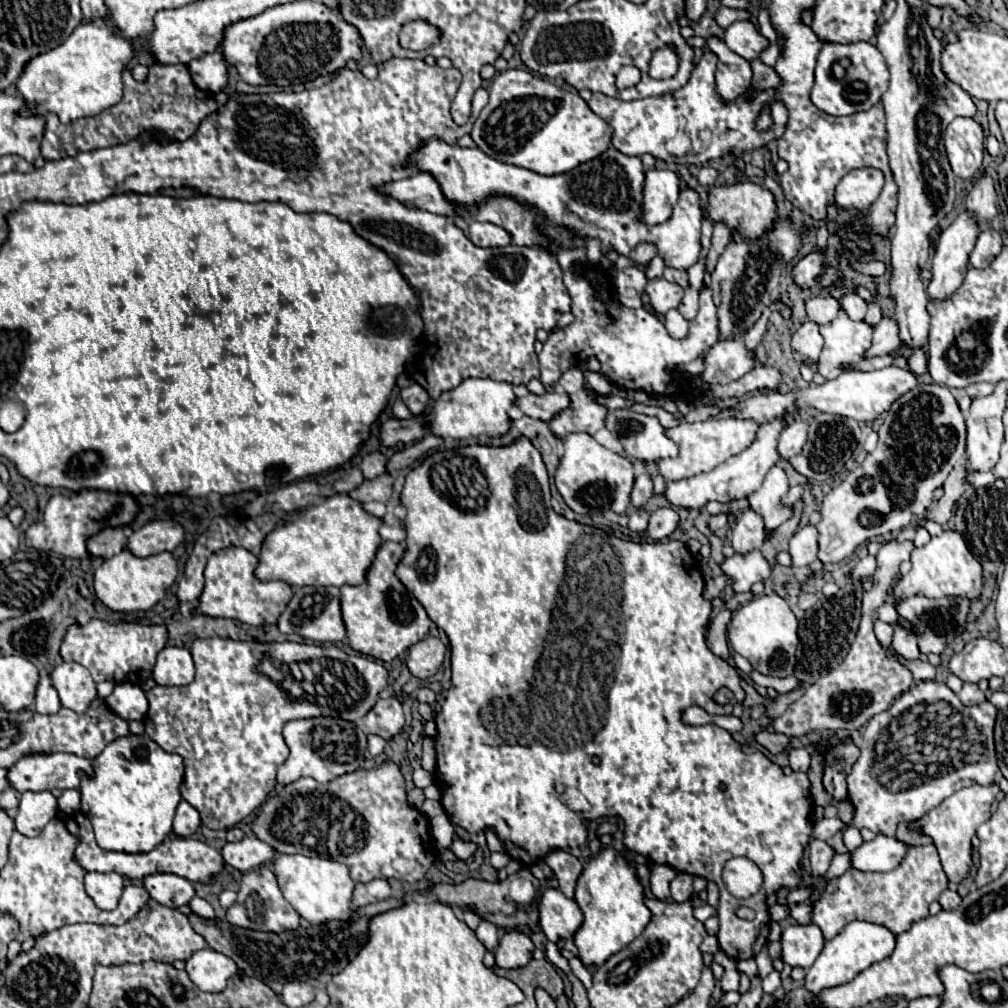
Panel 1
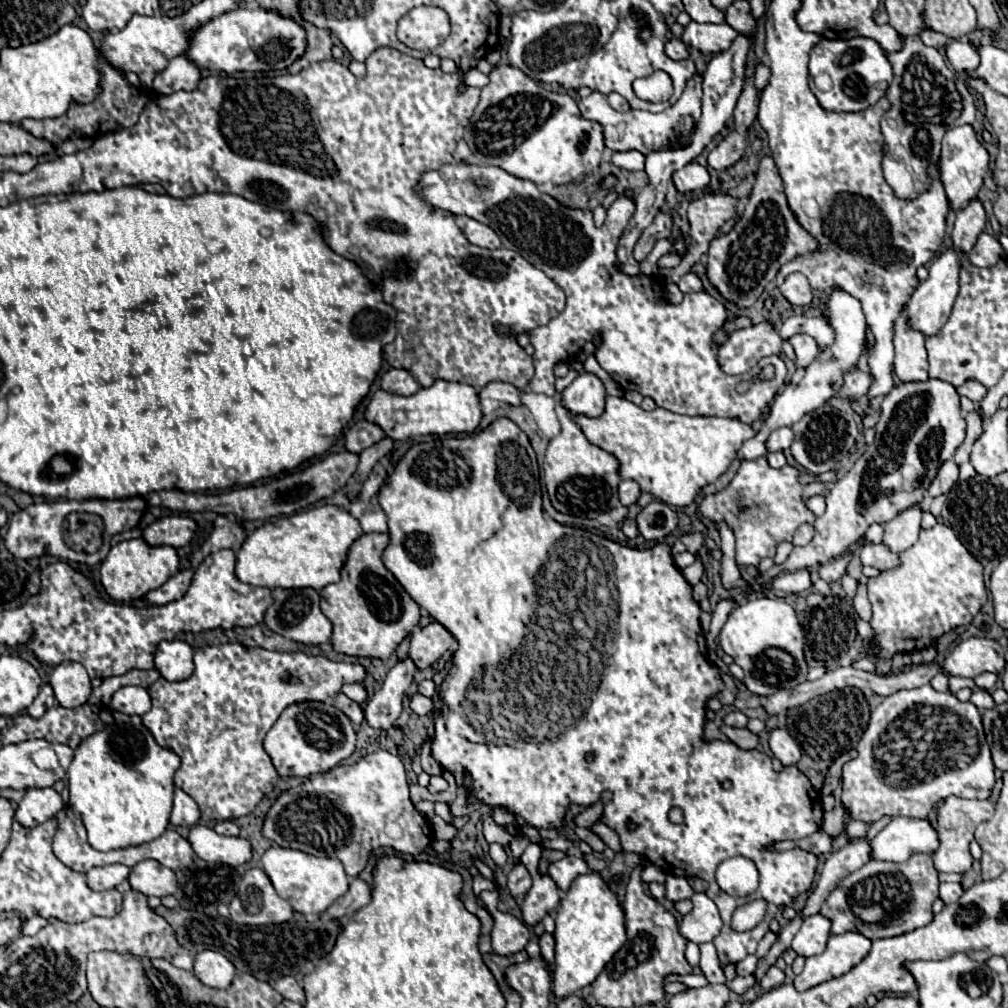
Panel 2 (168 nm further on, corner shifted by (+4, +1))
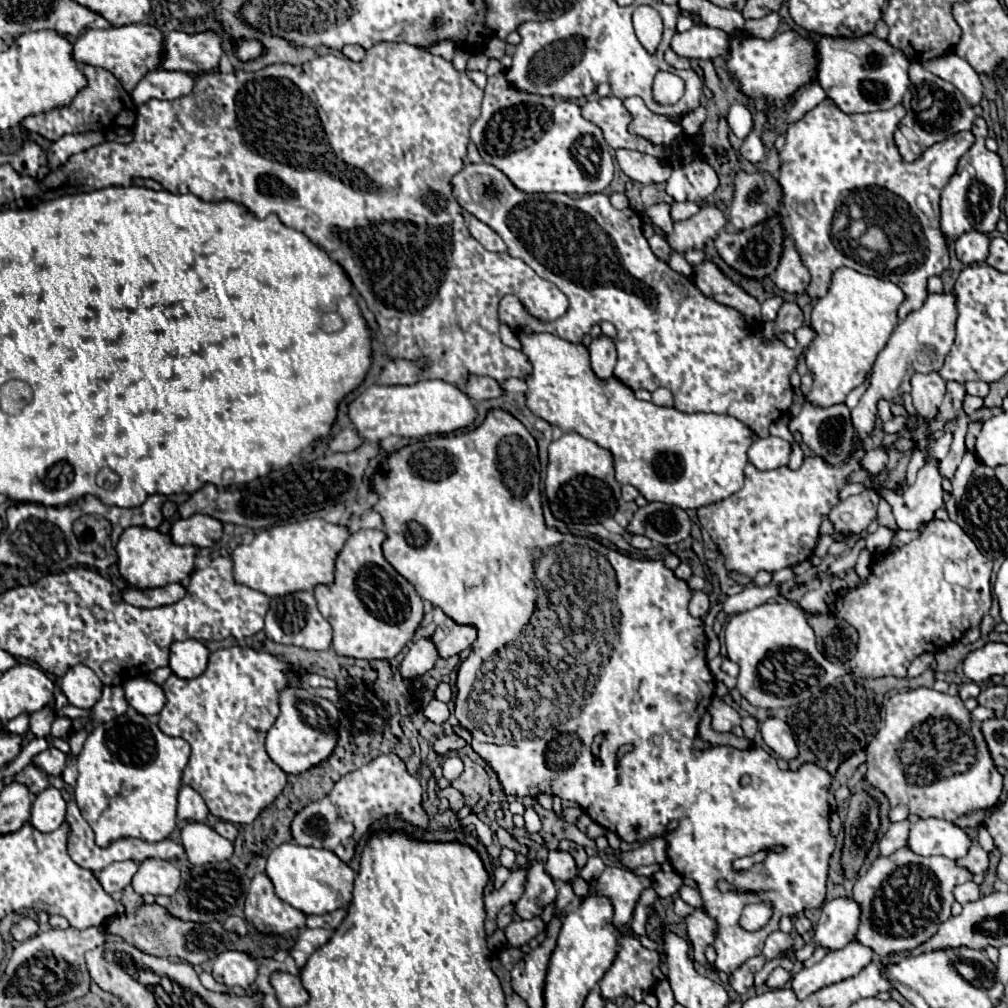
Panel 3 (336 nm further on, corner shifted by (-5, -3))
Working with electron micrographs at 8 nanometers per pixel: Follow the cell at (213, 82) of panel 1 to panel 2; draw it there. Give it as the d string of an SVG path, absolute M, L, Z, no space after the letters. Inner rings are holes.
M183 54L173 58L169 66L155 76L153 88L161 94L175 94L179 90L191 92L199 86L199 80L201 80L199 66Z

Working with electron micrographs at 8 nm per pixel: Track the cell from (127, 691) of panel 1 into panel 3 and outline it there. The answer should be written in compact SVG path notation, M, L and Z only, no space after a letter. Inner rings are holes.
M148 676L134 678L128 684L124 684L124 694L128 704L144 716L158 714L166 704L164 690L158 684L154 684Z

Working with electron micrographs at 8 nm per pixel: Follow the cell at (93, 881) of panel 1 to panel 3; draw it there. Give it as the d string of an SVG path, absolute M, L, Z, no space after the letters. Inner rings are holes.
M134 860L112 862L102 872L98 872L98 882L102 884L102 888L108 894L114 894L114 892L124 890L130 884L130 880L136 874L136 870L138 870L138 864Z

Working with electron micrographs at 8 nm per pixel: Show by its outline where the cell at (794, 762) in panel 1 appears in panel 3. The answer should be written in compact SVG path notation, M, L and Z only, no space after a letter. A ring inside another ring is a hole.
M766 718L760 724L760 734L764 738L764 742L784 760L792 760L798 756L798 748L796 742L792 738L792 732L788 728L788 724L780 718Z

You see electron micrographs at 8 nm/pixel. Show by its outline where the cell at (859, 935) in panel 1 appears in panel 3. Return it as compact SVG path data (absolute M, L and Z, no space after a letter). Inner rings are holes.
M850 942L846 948L830 952L820 962L810 968L802 968L792 976L794 994L804 1000L812 992L836 984L840 980L856 976L862 968L866 968L874 960L874 952L860 942Z

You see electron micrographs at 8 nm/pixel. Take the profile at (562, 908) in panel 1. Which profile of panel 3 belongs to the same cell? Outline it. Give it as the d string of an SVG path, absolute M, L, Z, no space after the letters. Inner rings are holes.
M534 860L524 884L524 894L514 906L514 912L520 918L534 918L542 914L542 908L556 900L556 886L548 872L544 870L544 864Z

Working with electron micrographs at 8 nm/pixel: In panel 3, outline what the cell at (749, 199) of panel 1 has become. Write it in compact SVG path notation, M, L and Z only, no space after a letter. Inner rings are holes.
M702 206L696 216L676 222L670 234L662 232L660 228L656 230L658 234L664 236L664 240L670 244L672 250L686 252L686 250L704 248L706 242L714 240L724 226L726 226L726 218L716 206Z

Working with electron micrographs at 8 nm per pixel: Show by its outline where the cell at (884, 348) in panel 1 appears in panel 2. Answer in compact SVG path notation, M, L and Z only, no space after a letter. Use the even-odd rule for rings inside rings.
M763 322L735 332L719 348L717 360L723 372L737 376L755 368L757 362L765 356L779 356L781 344L783 338L773 330L769 322Z

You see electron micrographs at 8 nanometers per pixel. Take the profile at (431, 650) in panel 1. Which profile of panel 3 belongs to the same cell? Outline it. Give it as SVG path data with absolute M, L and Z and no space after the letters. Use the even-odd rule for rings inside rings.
M439 607L435 608L433 622L438 626L438 630L434 632L432 640L436 642L440 656L448 658L470 648L476 640L476 628L472 628L470 624L456 624L452 618L447 618Z

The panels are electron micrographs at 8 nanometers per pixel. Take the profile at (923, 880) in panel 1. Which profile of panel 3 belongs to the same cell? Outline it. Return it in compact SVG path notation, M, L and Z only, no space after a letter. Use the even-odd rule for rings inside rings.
M900 848L892 856L880 856L854 884L852 898L862 906L858 940L882 958L918 948L950 918L950 906L954 902L952 890L968 880L972 880L972 872L944 856L926 858L914 854L910 848Z

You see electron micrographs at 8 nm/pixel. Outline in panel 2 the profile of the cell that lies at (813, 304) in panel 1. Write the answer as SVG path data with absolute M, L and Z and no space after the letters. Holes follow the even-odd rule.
M789 274L787 280L783 282L783 286L779 288L783 292L783 296L793 304L793 306L803 306L809 308L813 304L813 290L809 286L809 280L801 274Z

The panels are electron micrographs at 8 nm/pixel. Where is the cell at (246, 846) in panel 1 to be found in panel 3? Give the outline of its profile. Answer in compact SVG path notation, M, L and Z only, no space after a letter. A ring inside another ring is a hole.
M188 822L180 832L180 844L184 846L184 852L194 866L228 860L234 852L230 840L222 838L214 828L202 822Z

